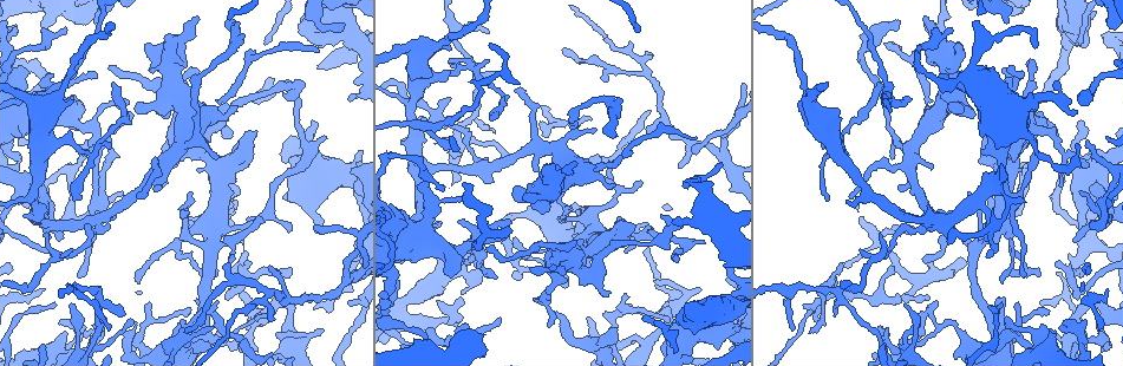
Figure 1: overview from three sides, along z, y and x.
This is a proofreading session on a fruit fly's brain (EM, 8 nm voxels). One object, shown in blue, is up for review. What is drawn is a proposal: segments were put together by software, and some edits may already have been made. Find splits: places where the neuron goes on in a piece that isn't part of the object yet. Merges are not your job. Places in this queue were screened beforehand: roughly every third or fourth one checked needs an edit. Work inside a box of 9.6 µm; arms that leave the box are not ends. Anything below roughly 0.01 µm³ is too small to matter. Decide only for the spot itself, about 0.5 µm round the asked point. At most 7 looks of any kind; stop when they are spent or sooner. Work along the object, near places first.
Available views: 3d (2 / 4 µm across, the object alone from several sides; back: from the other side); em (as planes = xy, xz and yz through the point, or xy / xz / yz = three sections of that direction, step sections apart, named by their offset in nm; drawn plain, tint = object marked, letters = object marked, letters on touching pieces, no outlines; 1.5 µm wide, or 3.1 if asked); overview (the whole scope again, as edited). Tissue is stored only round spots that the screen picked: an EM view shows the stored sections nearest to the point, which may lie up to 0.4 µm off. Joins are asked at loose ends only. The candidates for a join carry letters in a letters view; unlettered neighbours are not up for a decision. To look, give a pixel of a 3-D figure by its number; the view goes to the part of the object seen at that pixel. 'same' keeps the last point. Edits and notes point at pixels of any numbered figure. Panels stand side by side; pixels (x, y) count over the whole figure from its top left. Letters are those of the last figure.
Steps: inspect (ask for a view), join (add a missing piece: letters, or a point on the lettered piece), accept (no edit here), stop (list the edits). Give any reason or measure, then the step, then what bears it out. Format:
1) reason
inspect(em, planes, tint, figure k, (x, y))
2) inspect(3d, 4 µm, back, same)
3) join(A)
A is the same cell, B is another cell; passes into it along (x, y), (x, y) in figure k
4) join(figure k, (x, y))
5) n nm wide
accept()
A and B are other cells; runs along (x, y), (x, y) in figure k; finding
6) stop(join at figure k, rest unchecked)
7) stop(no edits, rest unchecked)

end of a long branch
inspect(3d, 4 µm, figure 1, (63, 30))

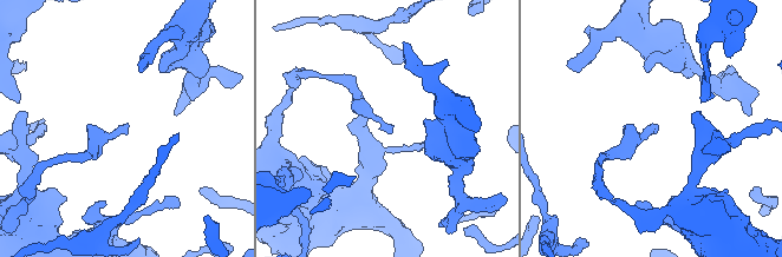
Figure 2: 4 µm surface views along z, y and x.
now the EM
inspect(em, planes, plain, figure 2, (656, 124))

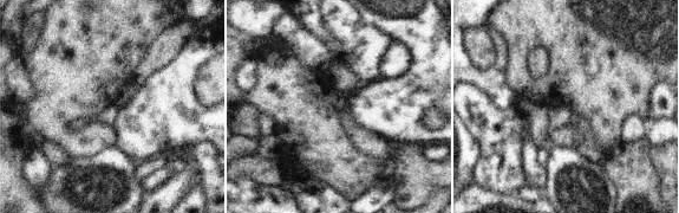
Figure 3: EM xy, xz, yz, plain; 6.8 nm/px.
inspect(em, planes, letters, same)

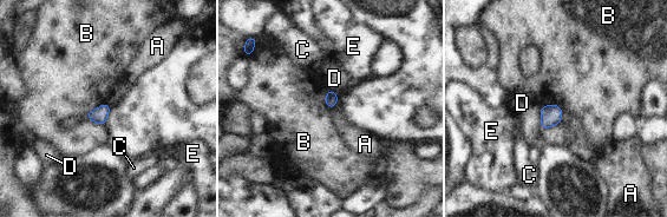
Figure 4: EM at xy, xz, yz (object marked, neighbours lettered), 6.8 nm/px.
accept()
A, B, C, D and E are other cells; border along (105, 102), (91, 110), (85, 117) in figure 4; none of them fits

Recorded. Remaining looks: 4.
free end
inspect(3d, 4 µm, figure 1, (635, 226))

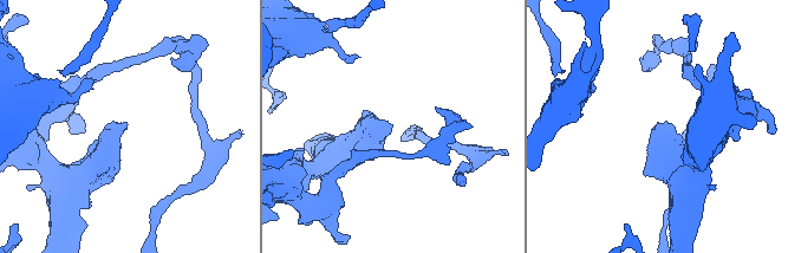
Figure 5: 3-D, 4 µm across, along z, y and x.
inspect(em, xy, step 4, letters, figure 5, (388, 122))

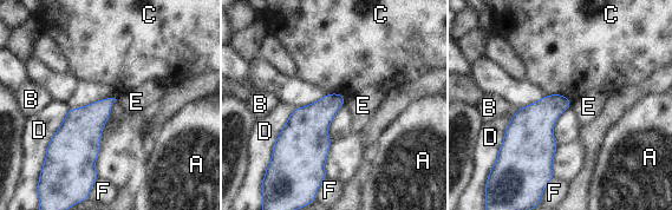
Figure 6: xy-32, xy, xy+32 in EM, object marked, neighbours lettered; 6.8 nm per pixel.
accept()
A, B, C, D, E and F are other cells; border along (569, 99), (571, 106) in figure 6; no lettered piece goes on from it

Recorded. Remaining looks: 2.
tapers out
inspect(em, xz, step 8, letters, figure 1, (248, 266))

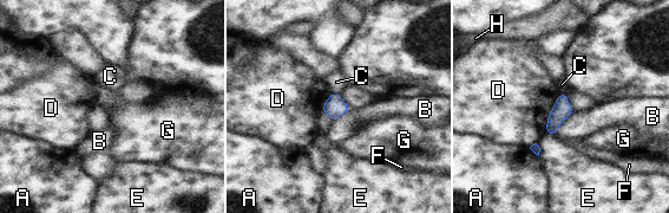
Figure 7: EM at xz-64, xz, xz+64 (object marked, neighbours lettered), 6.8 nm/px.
another direction
inspect(em, planes, letters, same)

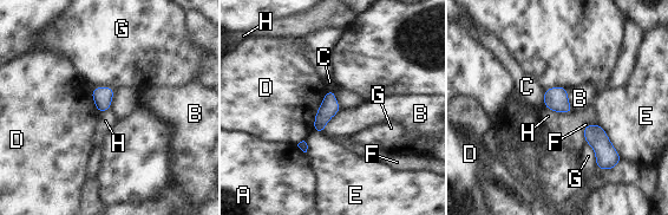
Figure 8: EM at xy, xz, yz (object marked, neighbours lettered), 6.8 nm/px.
accept()
A, B, C, D, E, F, G and H are other cells; none of them fits

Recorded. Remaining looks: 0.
stop(no edits, rest unchecked)

